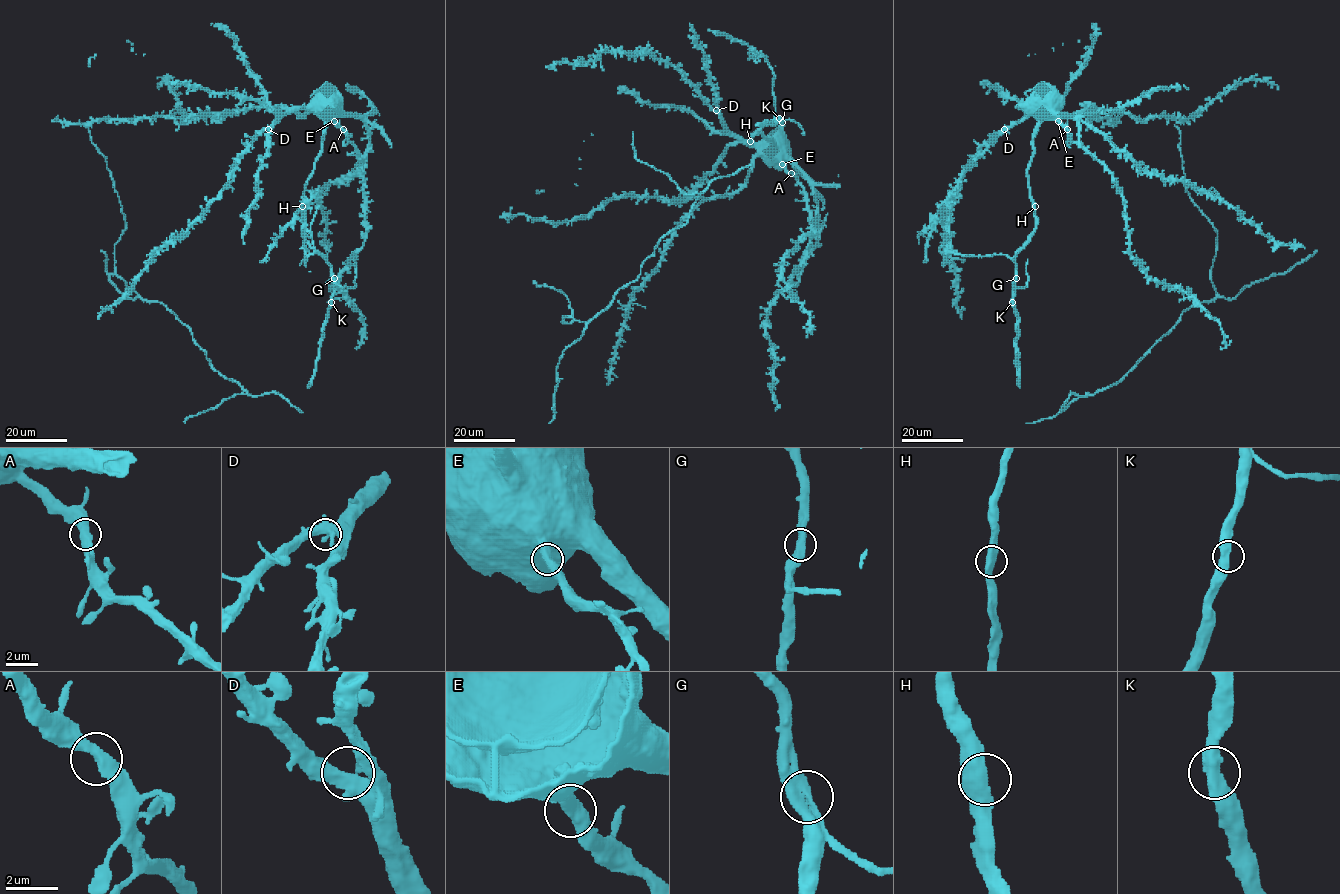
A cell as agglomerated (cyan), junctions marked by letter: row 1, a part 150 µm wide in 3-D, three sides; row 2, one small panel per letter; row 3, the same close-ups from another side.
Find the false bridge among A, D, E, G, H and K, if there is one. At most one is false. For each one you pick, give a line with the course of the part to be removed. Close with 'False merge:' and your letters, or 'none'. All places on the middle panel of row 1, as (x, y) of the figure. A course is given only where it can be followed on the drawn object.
False merge: none

